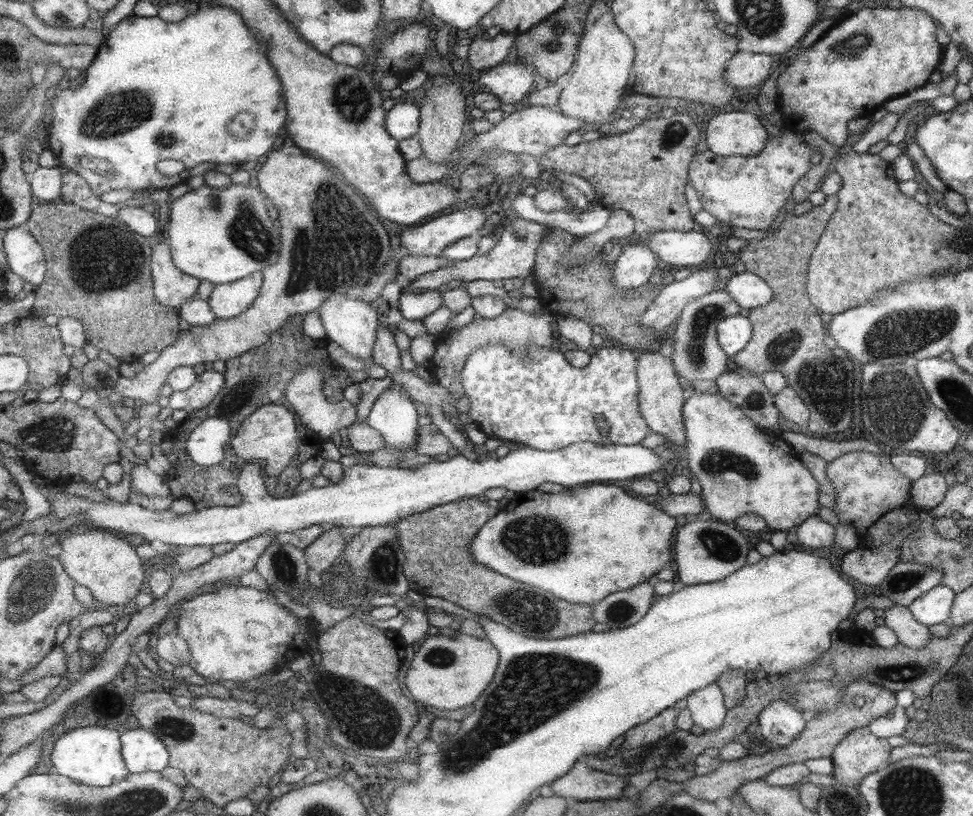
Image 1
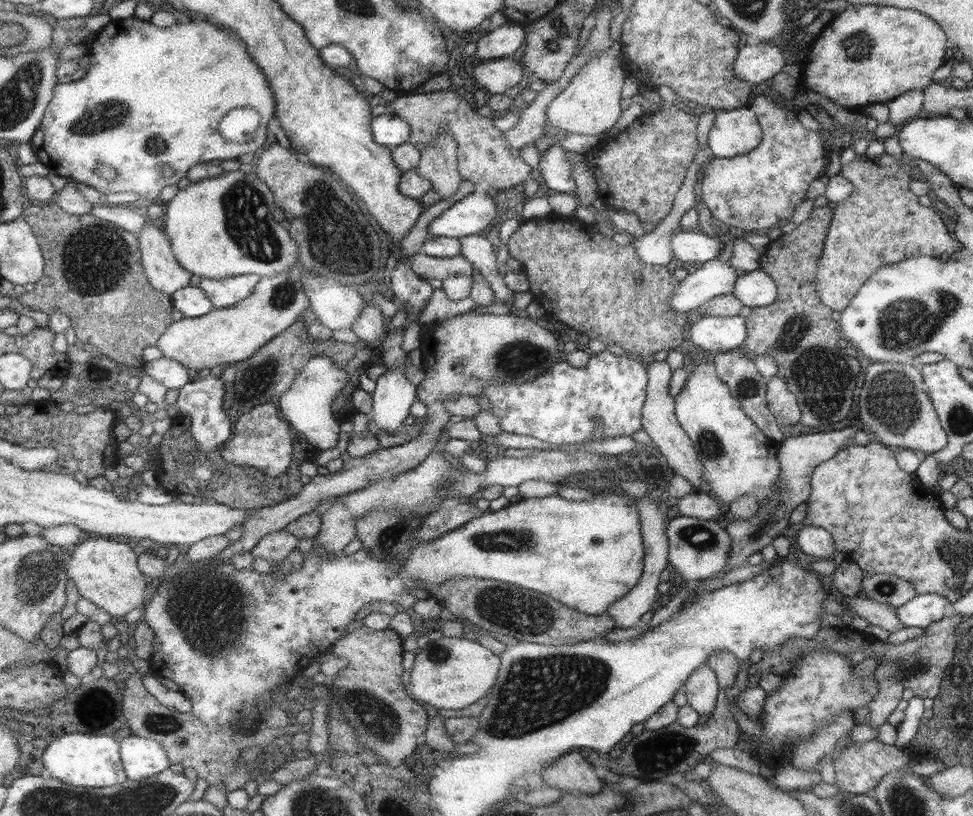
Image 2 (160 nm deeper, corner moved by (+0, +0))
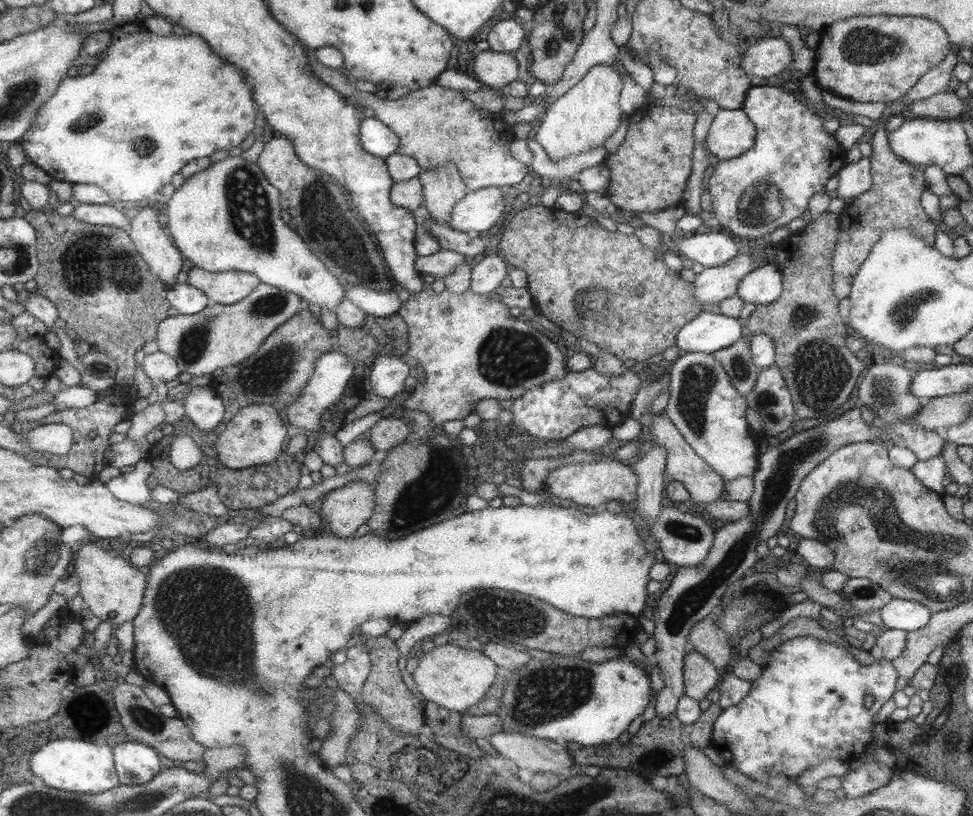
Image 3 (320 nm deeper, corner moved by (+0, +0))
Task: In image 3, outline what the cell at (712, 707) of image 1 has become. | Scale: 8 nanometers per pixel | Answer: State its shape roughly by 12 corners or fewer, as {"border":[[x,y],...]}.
{"border":[[701,654],[684,657],[684,694],[700,702],[719,678]]}

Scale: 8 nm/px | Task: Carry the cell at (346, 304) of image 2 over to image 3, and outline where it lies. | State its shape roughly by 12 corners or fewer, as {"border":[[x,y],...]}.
{"border":[[229,156],[167,202],[194,266],[256,274],[336,312],[346,290]]}

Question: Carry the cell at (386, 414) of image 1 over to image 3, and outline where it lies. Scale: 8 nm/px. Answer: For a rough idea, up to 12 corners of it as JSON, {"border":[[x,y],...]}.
{"border":[[381,353],[370,385],[379,397],[405,392],[414,372],[401,356]]}

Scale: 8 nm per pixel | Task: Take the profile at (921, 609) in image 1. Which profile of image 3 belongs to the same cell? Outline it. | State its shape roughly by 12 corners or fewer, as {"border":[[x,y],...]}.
{"border":[[891,598],[879,619],[891,630],[916,631],[931,613],[913,601]]}

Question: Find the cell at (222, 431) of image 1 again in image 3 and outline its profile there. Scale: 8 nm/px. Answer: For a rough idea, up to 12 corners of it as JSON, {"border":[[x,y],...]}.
{"border":[[209,388],[179,398],[202,431],[221,426],[225,404]]}

